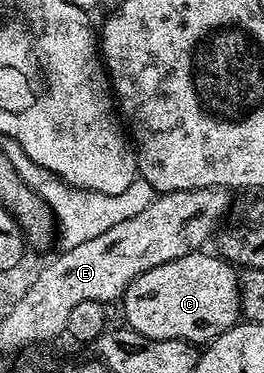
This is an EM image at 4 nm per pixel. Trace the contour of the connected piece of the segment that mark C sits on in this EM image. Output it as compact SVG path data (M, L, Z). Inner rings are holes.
M202 249L193 251L136 277L120 300L126 314L125 326L156 341L179 339L206 345L239 322L242 313L239 272L217 254L206 253Z

